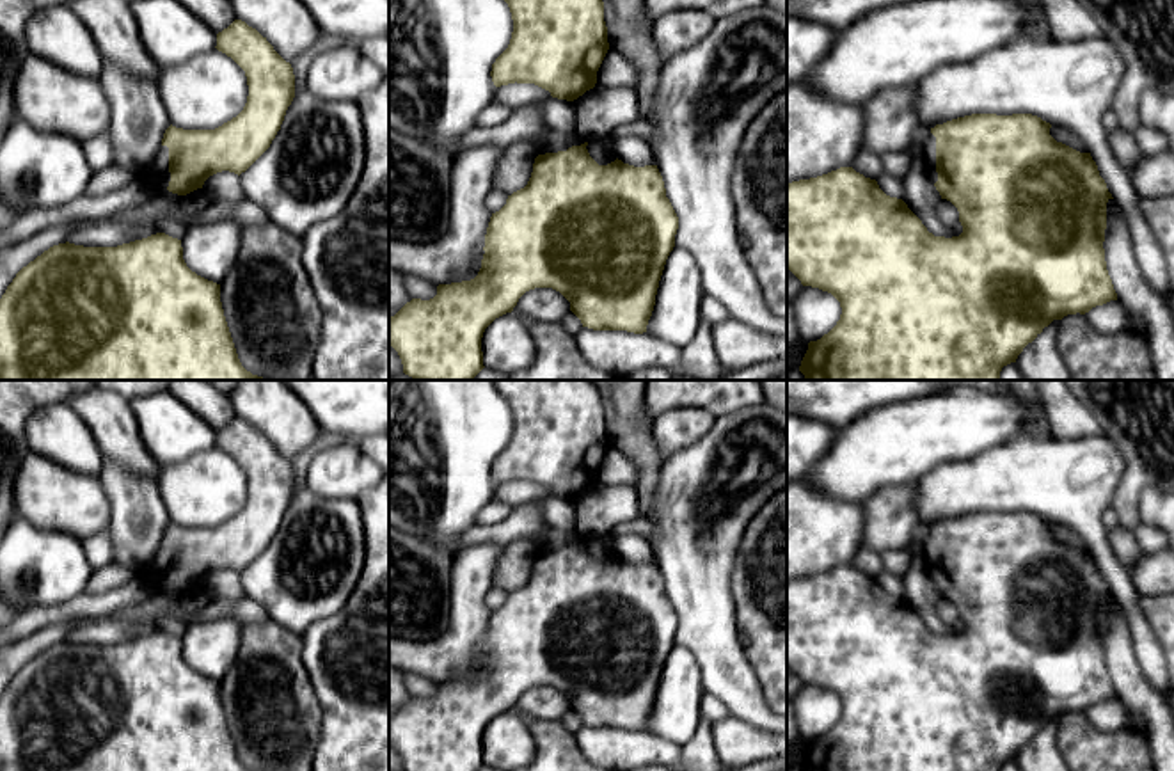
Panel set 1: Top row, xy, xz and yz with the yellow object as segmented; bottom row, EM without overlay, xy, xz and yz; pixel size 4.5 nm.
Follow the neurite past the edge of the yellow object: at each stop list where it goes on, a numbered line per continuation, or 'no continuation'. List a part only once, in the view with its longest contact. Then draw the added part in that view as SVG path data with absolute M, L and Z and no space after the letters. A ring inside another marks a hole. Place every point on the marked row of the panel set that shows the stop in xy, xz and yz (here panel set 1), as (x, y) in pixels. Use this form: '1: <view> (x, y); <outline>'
1: yz (928, 144); M927 130L922 135L920 156L924 158L924 162L927 165L927 172L929 172L931 179L936 183L938 181L938 172L936 172L936 137L931 133L931 130Z

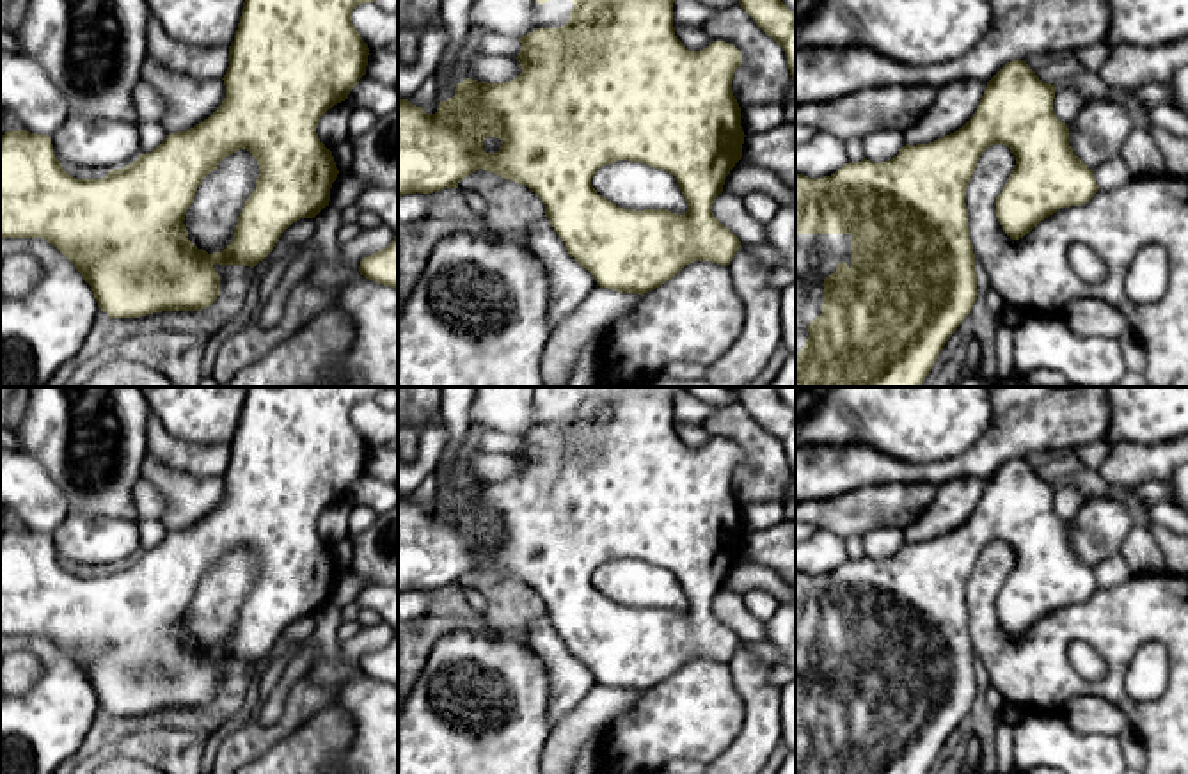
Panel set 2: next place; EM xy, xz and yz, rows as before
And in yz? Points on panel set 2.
1: yz (817, 256); M796 234L796 355L810 337L808 325L822 314L824 279L843 261L851 268L851 257L851 234Z

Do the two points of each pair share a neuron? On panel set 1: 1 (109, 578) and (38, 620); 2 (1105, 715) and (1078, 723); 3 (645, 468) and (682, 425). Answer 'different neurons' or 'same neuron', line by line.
1: different neurons
2: different neurons
3: different neurons

